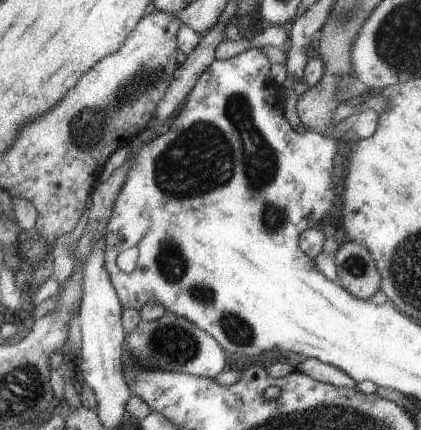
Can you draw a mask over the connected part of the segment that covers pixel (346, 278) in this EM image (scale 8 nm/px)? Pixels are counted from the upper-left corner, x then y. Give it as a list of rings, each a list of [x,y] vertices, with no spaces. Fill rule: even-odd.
[[[346,242],[335,255],[337,283],[352,296],[370,299],[379,290],[381,276],[370,249],[361,242]]]

